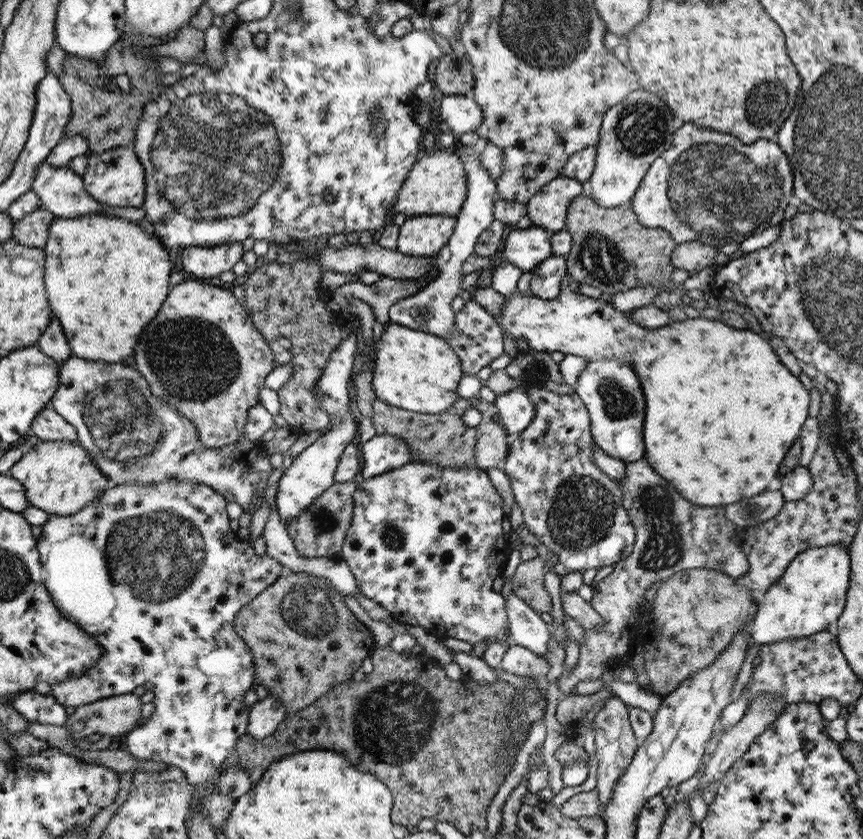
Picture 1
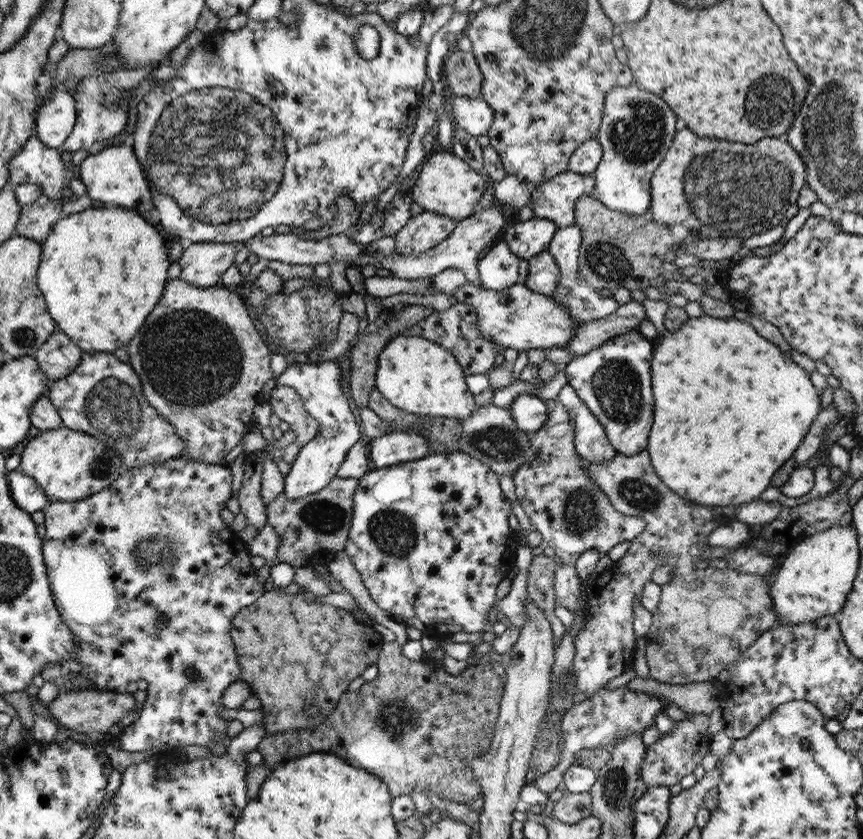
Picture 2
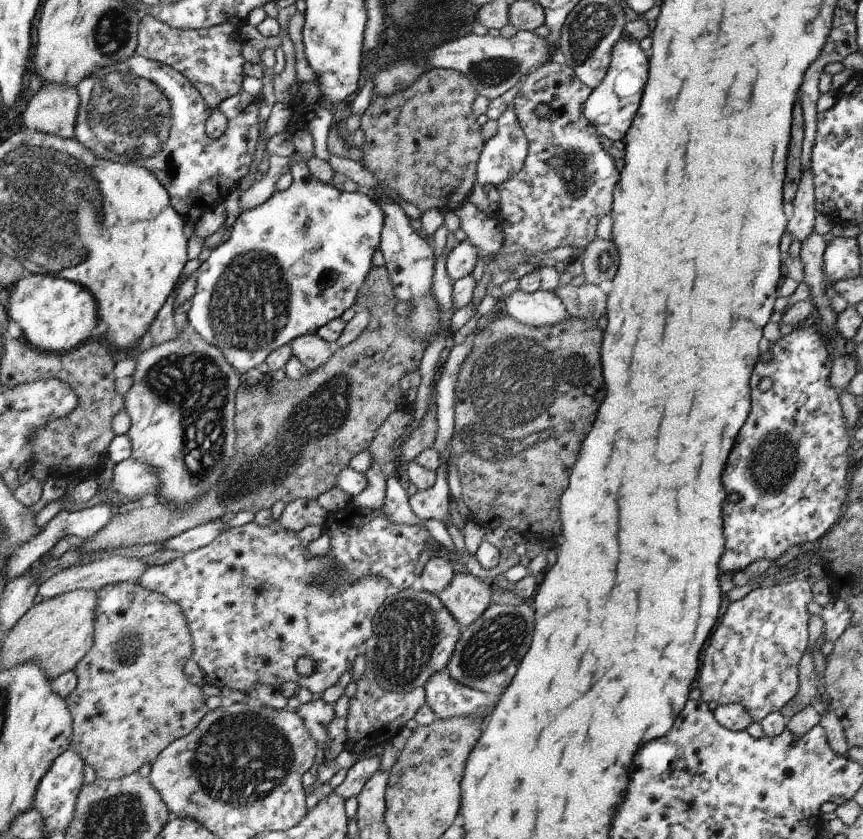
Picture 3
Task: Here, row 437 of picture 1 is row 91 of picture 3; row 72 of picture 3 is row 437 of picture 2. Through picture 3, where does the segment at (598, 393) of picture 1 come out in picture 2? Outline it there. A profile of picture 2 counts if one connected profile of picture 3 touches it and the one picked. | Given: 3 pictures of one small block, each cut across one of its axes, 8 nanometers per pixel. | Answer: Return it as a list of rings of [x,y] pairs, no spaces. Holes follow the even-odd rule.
[[[633,328],[628,333],[608,339],[606,343],[586,354],[574,357],[565,367],[567,384],[577,392],[582,402],[604,427],[606,436],[617,454],[632,456],[647,448],[648,434],[652,428],[652,410],[654,410],[650,372],[654,342],[654,339],[644,338],[638,328]]]

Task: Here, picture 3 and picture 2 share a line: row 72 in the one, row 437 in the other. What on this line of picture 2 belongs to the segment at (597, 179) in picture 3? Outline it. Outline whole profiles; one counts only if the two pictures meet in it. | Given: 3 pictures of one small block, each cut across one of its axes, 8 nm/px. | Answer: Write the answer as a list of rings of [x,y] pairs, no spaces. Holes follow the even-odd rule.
[[[560,399],[545,400],[548,409],[546,422],[533,434],[530,434],[529,445],[539,452],[540,457],[531,465],[522,465],[512,473],[515,494],[530,522],[540,534],[541,538],[556,554],[559,563],[573,564],[577,558],[591,548],[608,554],[616,544],[625,540],[632,541],[645,527],[645,520],[637,516],[628,516],[618,512],[610,499],[601,491],[600,487],[592,484],[589,472],[583,465],[584,460],[579,456],[575,447],[575,424],[569,410]]]

